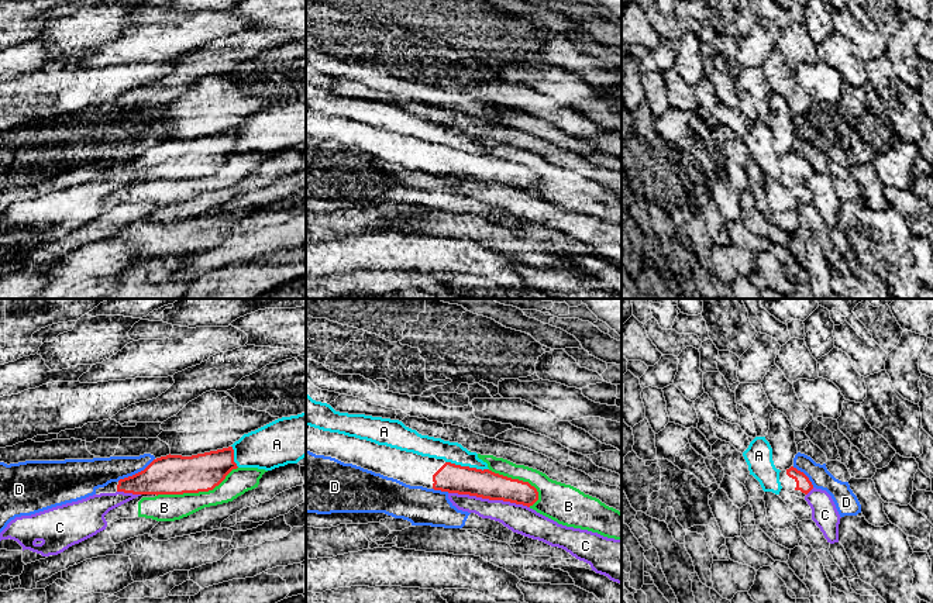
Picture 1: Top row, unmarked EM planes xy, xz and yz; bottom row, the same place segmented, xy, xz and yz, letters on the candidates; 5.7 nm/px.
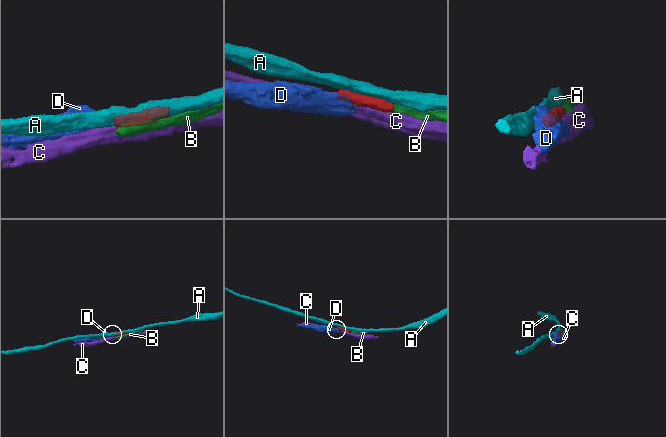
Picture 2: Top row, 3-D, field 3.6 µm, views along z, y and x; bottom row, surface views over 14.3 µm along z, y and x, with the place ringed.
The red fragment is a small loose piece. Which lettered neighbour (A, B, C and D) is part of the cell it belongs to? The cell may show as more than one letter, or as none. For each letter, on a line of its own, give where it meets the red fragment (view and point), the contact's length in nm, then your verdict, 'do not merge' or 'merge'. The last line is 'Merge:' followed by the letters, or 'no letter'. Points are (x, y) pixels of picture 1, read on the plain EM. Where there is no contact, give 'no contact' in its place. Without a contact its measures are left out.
A: xz (467, 151) | 260 nm | do not merge
B: xy (196, 176) | 500 nm | do not merge
C: xz (489, 183) | 480 nm | do not merge
D: xy (136, 158) | 260 nm | do not merge
Merge: no letter

